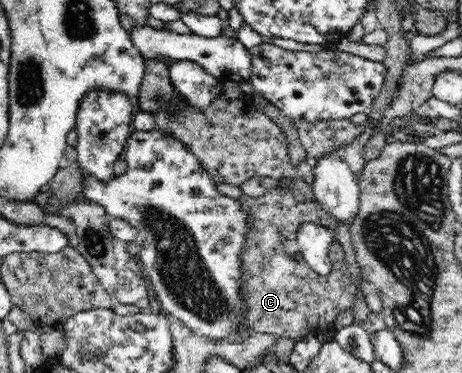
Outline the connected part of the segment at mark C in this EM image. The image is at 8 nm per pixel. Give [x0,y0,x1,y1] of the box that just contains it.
[238,185,356,341]

